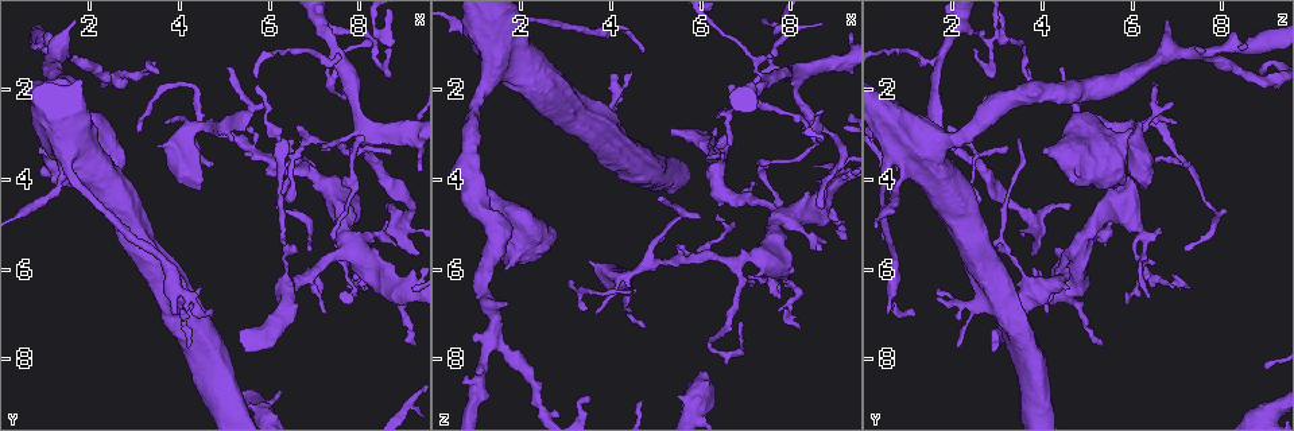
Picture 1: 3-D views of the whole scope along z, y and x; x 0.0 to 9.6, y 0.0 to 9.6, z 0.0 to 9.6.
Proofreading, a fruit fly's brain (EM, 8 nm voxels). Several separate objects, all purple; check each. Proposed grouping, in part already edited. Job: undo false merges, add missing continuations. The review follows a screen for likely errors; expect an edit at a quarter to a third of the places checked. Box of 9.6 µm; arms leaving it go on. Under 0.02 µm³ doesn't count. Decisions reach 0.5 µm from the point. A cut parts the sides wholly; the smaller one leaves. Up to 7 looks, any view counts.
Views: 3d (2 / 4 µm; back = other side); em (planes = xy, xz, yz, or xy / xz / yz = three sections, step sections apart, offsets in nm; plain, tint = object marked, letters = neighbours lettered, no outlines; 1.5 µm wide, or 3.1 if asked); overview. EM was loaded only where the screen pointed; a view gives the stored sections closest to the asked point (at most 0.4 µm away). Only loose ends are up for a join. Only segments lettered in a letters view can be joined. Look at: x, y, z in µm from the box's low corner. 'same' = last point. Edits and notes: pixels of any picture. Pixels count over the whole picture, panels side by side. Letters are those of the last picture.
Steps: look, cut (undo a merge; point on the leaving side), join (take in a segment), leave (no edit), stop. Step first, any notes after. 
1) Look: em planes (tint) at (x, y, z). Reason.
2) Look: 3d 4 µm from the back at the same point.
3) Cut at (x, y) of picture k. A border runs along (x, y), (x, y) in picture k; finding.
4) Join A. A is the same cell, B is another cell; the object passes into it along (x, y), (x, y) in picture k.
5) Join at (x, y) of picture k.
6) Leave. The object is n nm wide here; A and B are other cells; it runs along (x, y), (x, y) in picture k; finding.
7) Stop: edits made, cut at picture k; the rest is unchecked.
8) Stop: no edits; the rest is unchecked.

Look: em planes (letters) at (7.55, 5.40, 6.25). Sudden change in width.

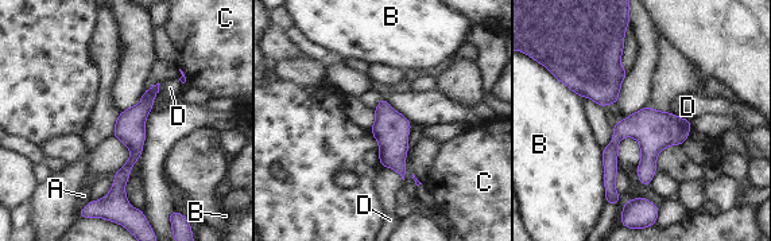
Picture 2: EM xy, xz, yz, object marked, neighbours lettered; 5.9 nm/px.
Leave. A, B, C and D are other cells; a border runs along (601, 148), (605, 201) in picture 2; one cell here.

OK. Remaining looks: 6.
Look: em yz step 8 (letters) at (4.75, 3.65, 7.25). Thin end.

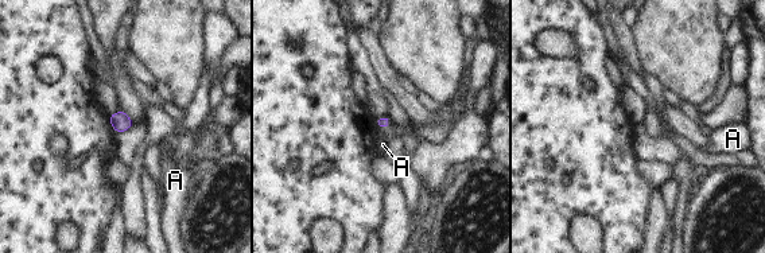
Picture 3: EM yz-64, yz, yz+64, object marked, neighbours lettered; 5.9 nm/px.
Leave. A is another cell; a border runs along (377, 127), (387, 128) in picture 3; no lettered segment goes on from it.

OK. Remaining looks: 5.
Look: 3d 2 µm from the back at (4.25, 2.00, 6.50). Abrupt turn.

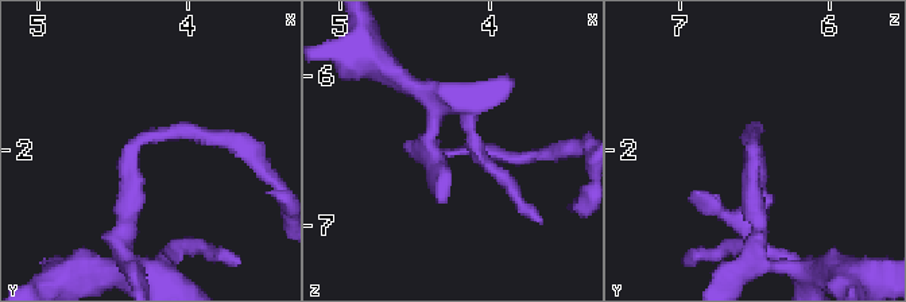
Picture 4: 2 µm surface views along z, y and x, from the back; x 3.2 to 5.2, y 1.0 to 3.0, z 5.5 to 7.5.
Look: em planes (plain) at (4.30, 1.94, 6.52). Now the EM.

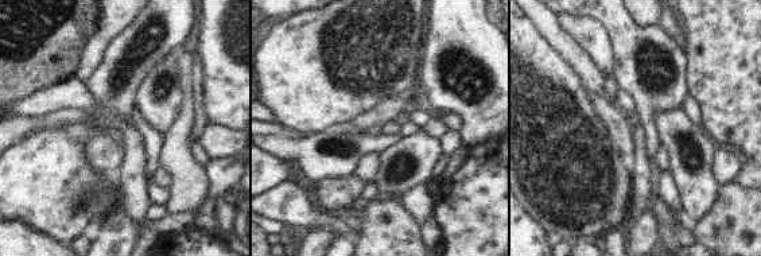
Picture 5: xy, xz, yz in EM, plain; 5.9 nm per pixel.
Look: em planes (letters) at the same point.

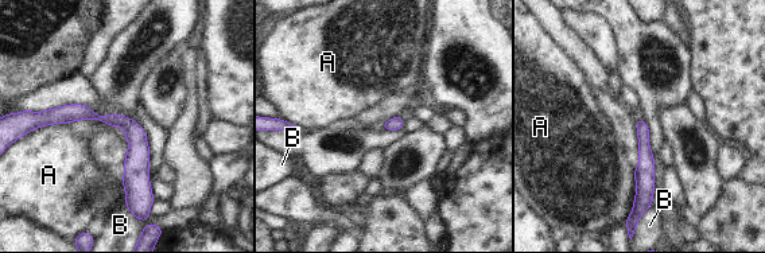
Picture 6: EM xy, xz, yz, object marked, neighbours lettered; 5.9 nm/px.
Leave. A and B are other cells; a border runs along (635, 170), (635, 201), (628, 215) in picture 6; all the same cell.

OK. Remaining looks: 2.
Stop: no edits; the rest is unchecked.

